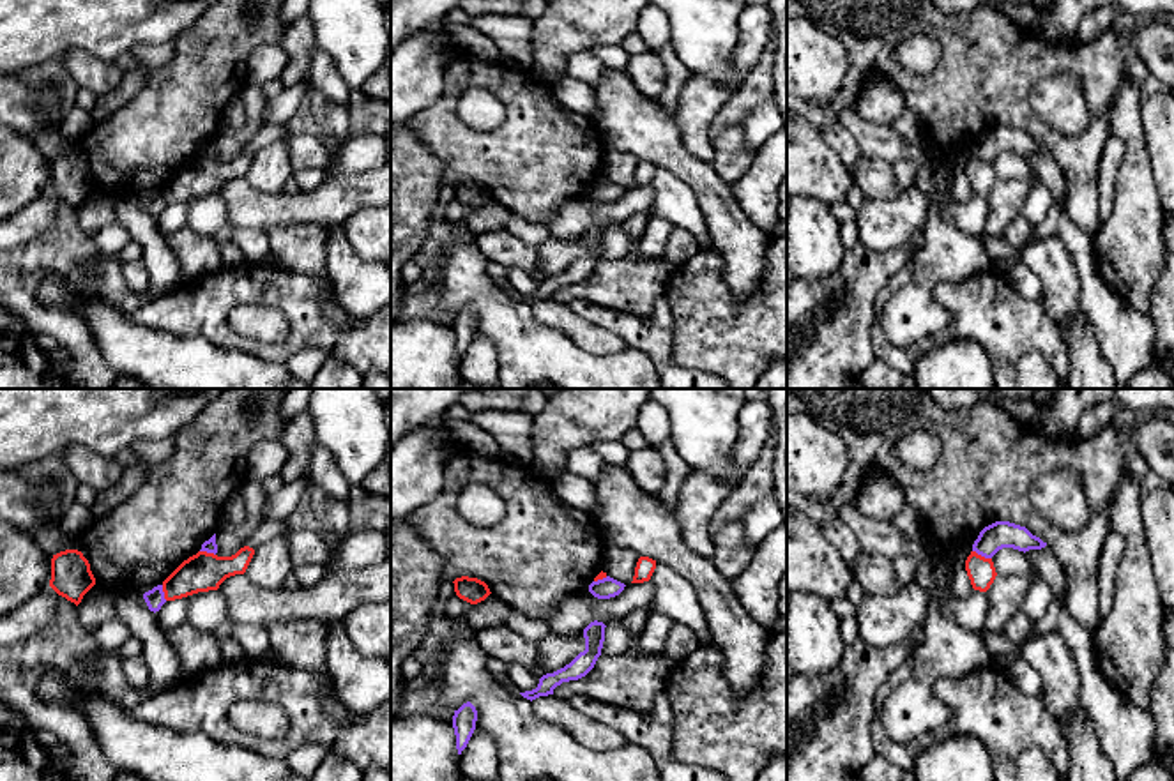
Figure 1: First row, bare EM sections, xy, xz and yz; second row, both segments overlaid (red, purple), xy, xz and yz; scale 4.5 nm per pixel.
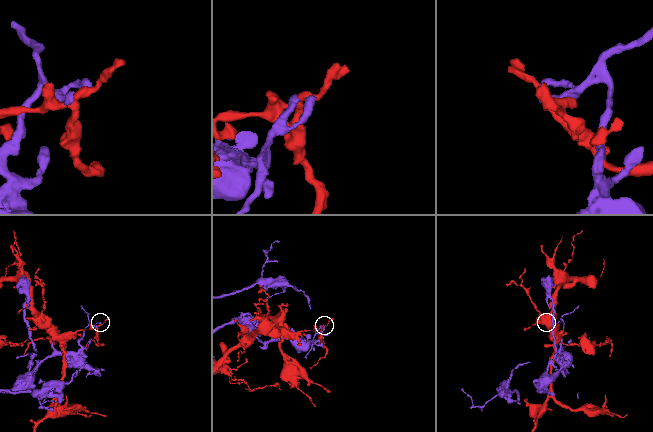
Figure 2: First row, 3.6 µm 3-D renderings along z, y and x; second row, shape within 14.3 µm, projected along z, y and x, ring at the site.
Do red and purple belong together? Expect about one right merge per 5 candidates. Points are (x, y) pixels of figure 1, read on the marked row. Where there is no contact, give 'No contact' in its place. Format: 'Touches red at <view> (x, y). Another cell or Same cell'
Touches red at yz (980, 555). Another cell

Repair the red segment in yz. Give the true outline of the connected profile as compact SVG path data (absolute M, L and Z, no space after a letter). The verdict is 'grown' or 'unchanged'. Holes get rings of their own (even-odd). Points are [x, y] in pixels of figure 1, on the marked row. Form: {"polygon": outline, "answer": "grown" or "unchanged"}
{"polygon": "M976 551L967 557L965 571L972 588L980 592L987 592L997 576L992 558L985 558Z", "answer": "unchanged"}

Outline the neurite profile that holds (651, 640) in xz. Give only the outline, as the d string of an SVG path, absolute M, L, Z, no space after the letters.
M651 611L645 618L642 633L635 638L635 645L645 654L663 654L665 640L674 626L667 615Z

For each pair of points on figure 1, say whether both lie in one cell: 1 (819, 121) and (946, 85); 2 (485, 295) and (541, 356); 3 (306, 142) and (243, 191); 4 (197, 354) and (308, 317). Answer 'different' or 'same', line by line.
1: same
2: same
3: different
4: different

